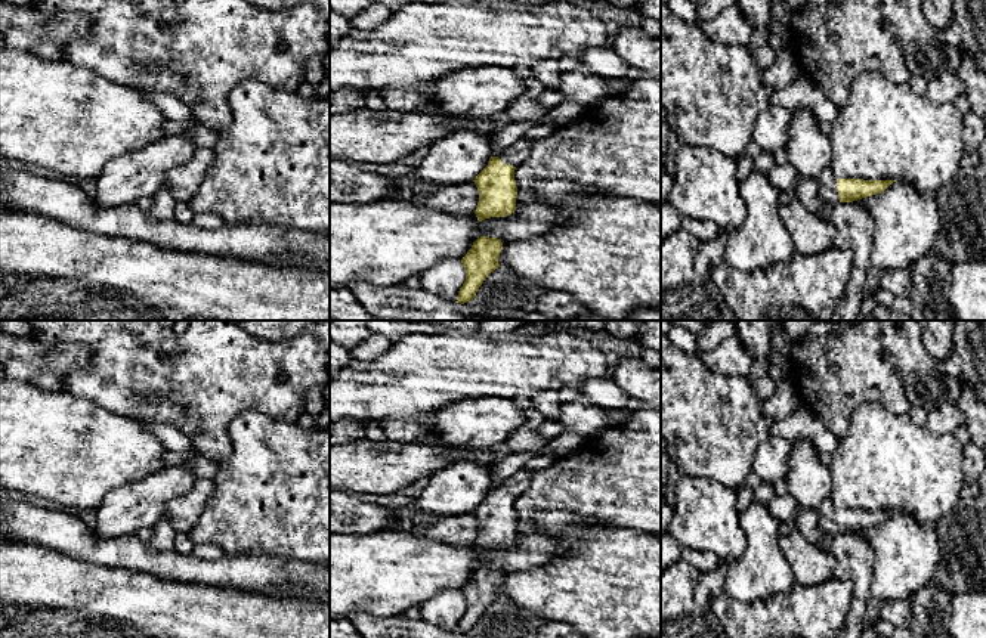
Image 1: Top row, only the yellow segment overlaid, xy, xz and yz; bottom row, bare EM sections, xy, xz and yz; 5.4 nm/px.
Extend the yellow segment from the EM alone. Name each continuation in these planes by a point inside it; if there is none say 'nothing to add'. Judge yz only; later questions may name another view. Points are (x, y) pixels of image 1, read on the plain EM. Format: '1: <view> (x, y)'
1: yz (827, 513)

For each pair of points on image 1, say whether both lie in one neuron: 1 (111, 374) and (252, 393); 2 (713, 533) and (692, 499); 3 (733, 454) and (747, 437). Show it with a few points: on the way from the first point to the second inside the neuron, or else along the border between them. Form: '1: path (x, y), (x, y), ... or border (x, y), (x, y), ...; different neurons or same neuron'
1: path (147, 374), (158, 377), (216, 377); same neuron
2: path (711, 525), (701, 508); same neuron
3: path (735, 449), (742, 442); same neuron

